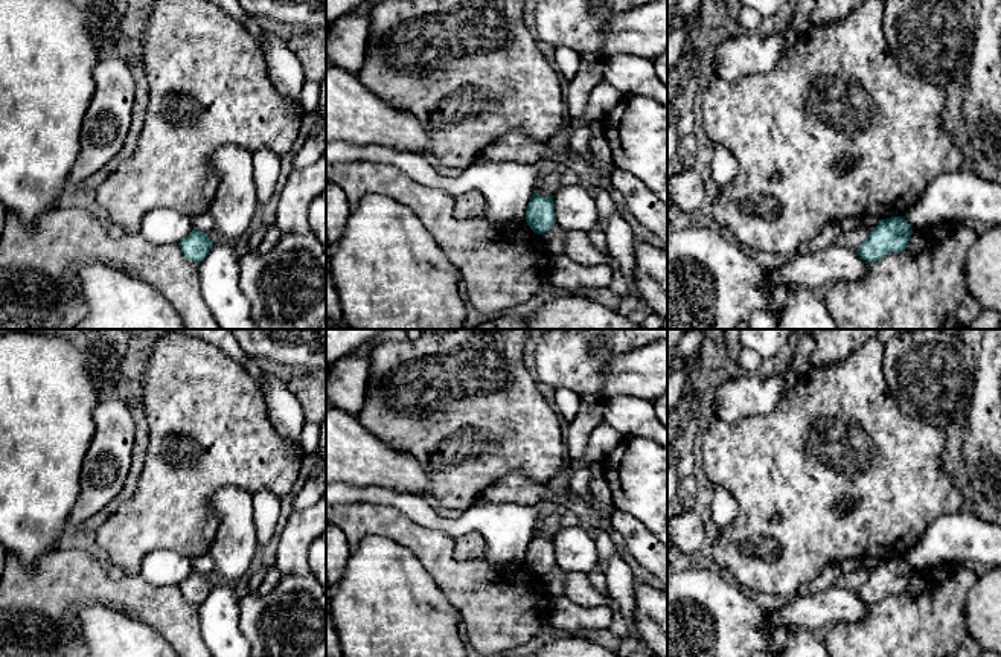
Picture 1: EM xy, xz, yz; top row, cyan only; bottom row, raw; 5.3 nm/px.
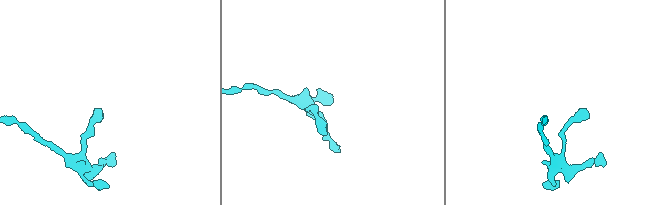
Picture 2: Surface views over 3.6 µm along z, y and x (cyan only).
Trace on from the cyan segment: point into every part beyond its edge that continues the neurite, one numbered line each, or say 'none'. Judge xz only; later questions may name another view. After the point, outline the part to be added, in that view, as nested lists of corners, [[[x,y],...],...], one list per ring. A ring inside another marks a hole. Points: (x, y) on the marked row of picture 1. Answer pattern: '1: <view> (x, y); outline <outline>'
none

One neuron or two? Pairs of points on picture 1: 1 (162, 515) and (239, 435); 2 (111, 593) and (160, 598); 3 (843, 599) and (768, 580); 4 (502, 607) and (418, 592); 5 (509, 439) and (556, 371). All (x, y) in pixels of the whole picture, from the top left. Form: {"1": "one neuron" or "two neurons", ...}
{"1": "one neuron", "2": "one neuron", "3": "two neurons", "4": "two neurons", "5": "two neurons"}

